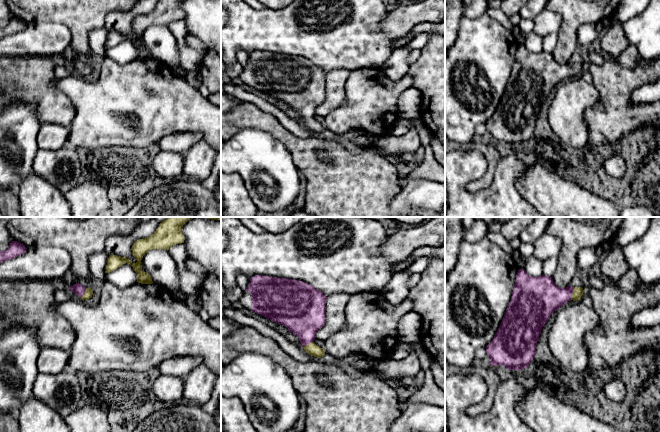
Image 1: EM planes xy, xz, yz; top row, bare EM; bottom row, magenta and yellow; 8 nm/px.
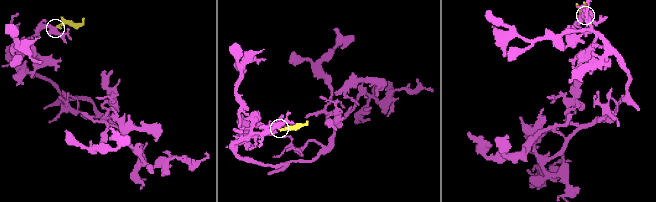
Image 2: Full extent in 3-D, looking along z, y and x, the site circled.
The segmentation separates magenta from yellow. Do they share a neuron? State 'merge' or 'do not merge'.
merge

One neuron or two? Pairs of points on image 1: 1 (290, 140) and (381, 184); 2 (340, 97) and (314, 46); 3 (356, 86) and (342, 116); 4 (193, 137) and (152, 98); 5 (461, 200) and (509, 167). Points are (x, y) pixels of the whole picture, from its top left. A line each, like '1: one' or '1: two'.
1: one
2: two
3: one
4: two
5: one

